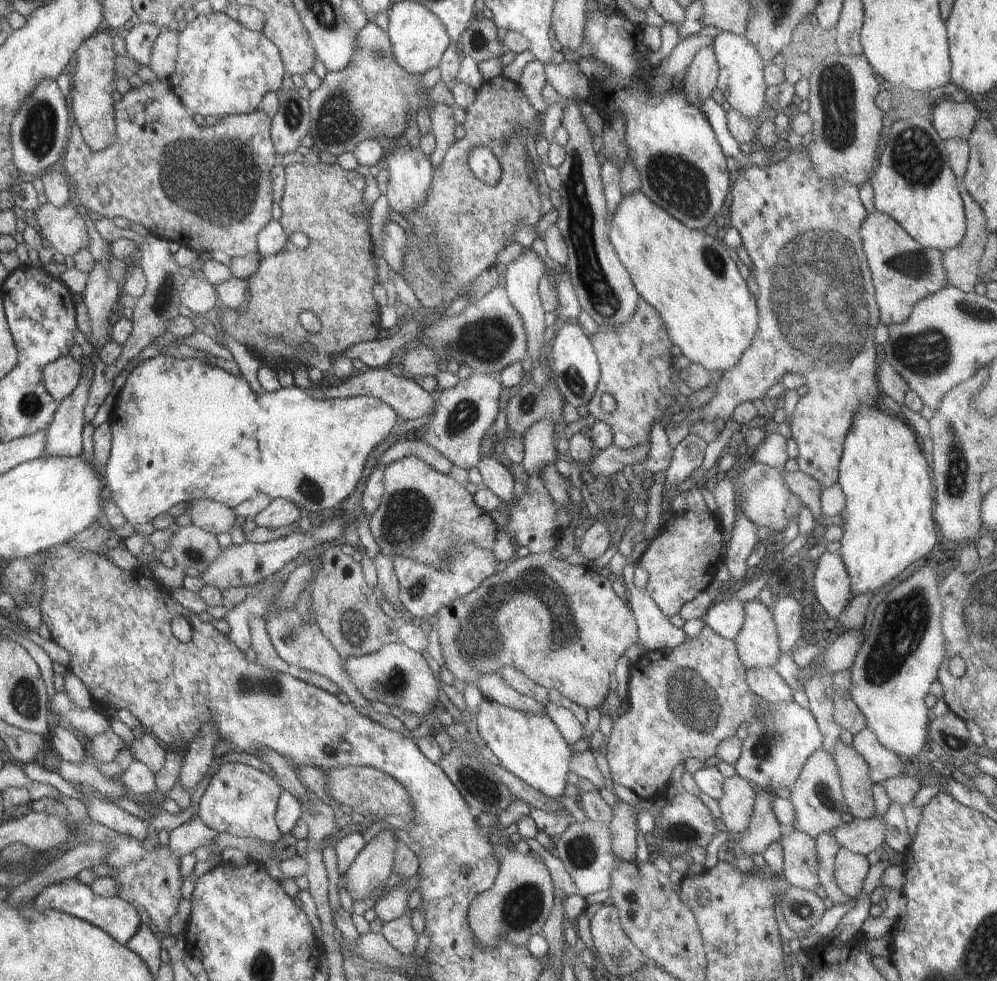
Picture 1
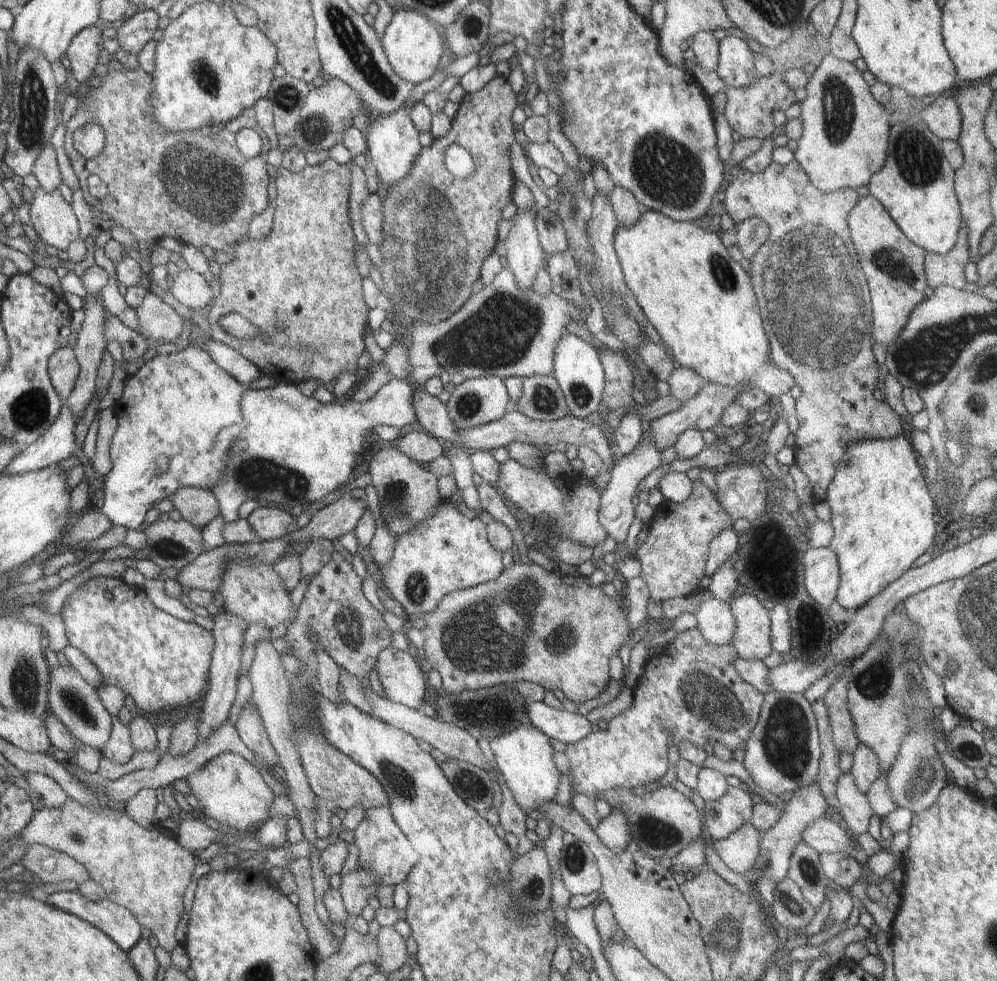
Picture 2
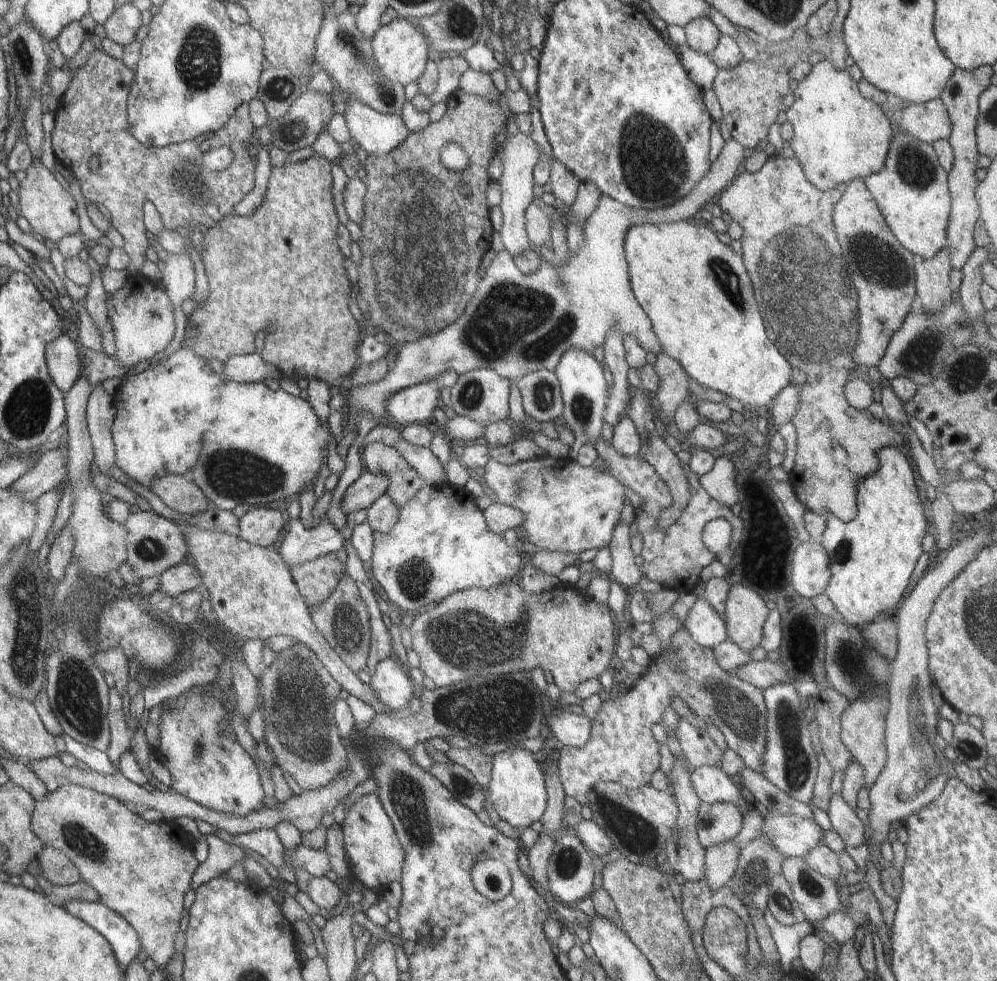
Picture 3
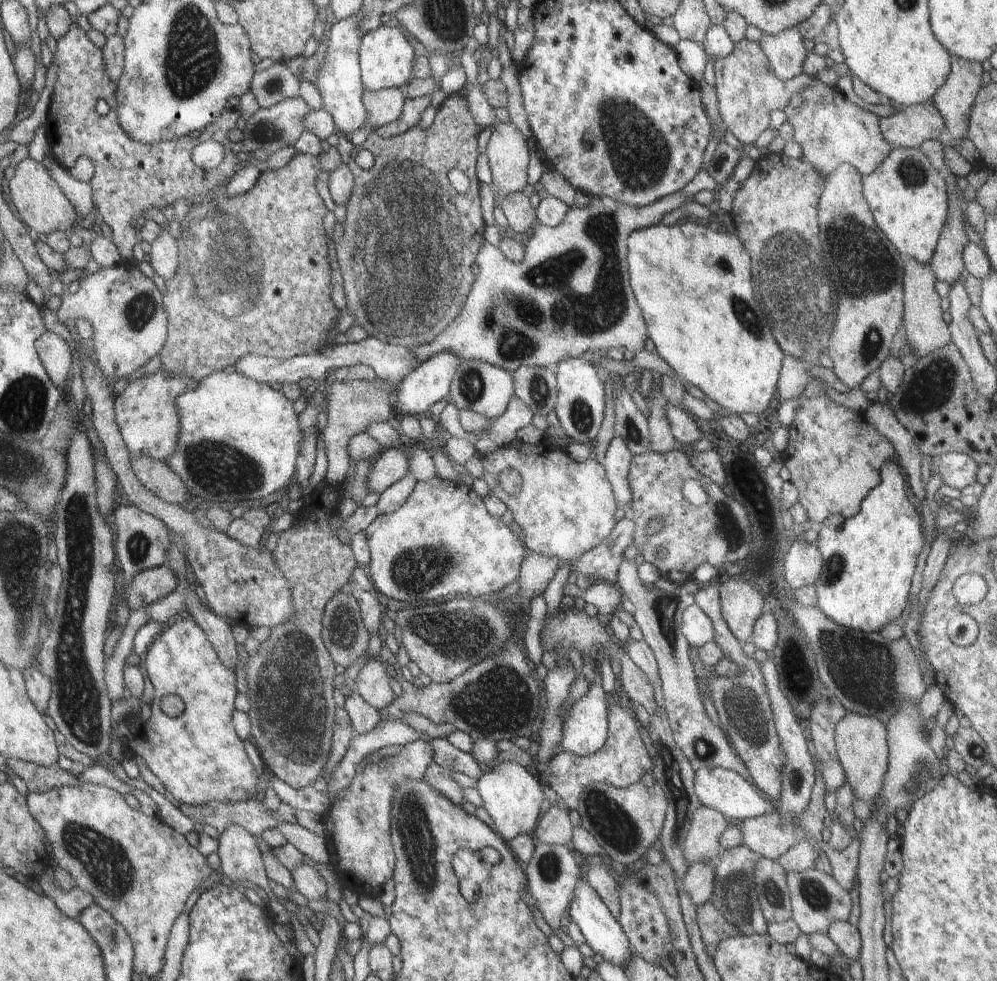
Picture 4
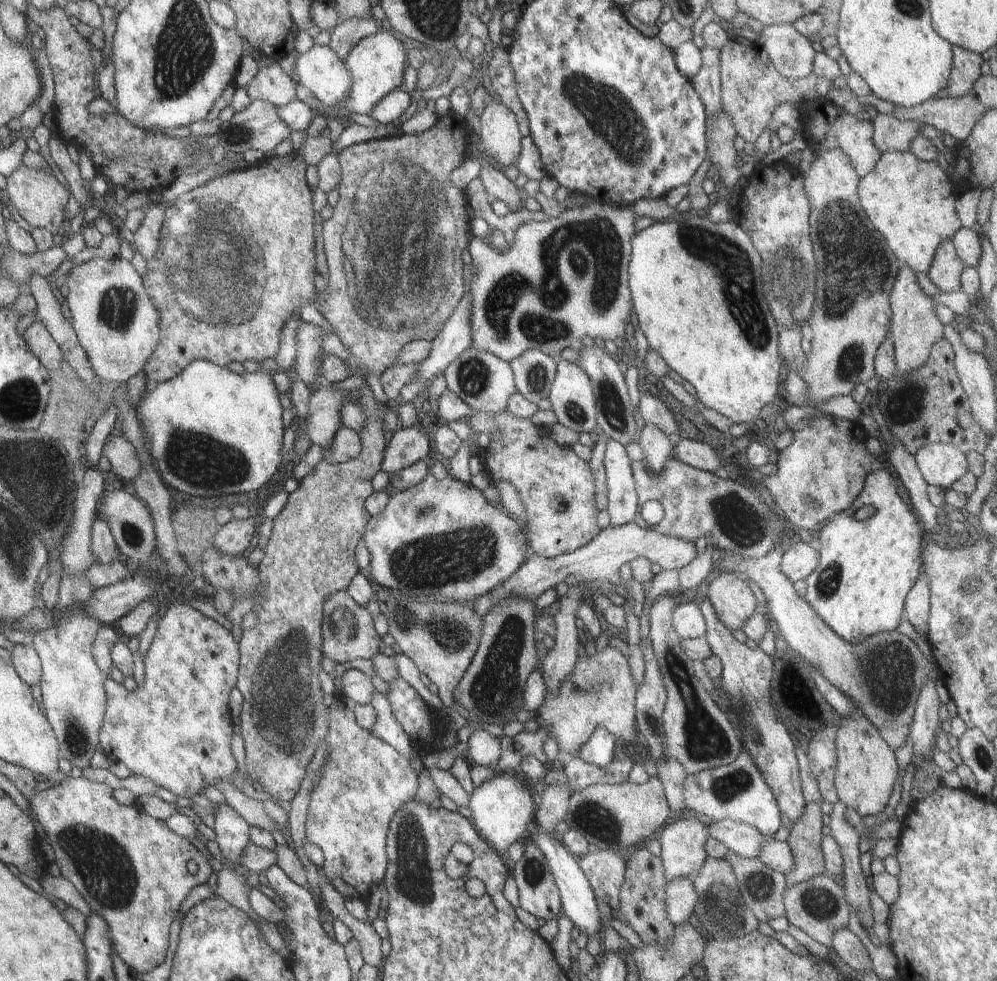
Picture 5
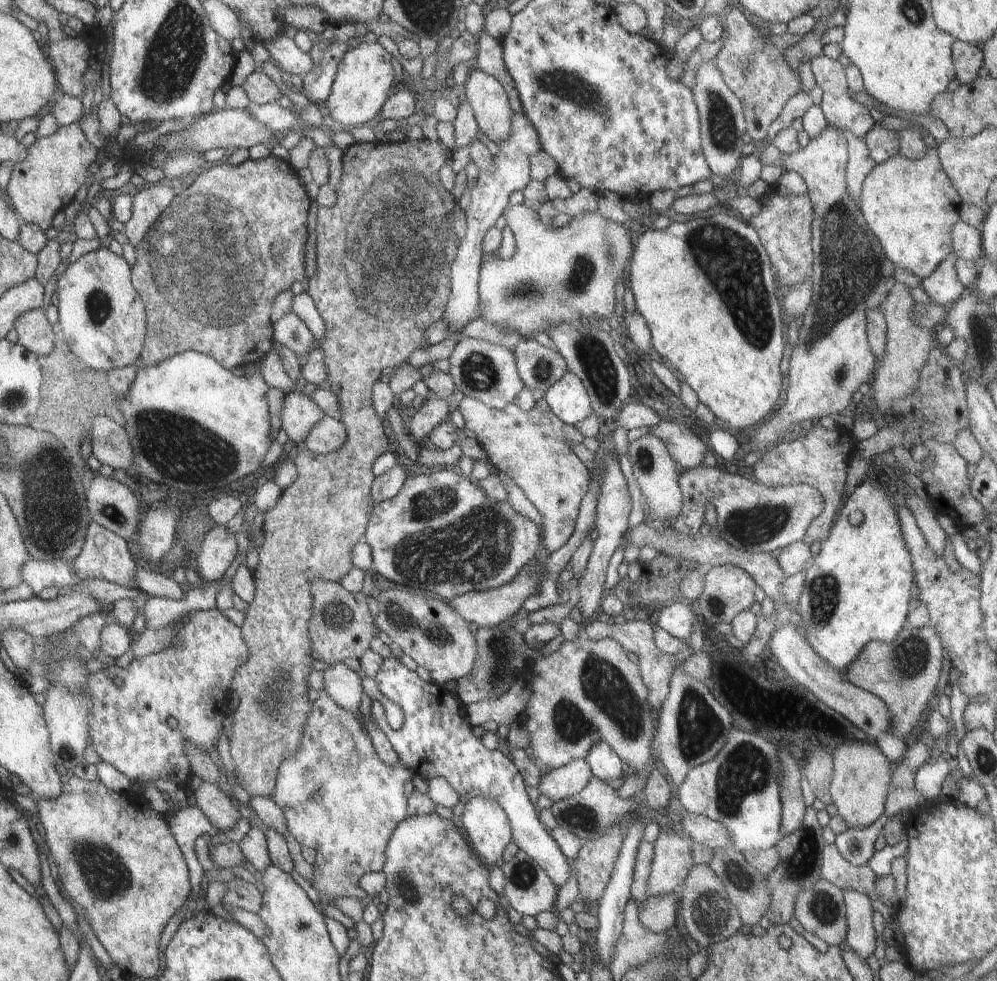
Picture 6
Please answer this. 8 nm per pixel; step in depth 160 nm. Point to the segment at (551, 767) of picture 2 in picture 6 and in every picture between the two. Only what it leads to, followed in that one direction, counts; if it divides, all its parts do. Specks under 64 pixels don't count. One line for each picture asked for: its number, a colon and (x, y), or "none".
3: (517, 788)
4: (511, 795)
5: (503, 810)
6: (487, 827)

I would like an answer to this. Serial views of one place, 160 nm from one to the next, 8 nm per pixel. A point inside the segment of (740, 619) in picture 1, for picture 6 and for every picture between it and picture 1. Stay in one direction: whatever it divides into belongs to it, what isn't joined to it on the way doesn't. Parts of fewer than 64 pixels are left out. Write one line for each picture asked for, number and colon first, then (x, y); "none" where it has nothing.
2: (715, 621)
3: (703, 623)
4: (698, 629)
5: (688, 622)
6: (676, 619)

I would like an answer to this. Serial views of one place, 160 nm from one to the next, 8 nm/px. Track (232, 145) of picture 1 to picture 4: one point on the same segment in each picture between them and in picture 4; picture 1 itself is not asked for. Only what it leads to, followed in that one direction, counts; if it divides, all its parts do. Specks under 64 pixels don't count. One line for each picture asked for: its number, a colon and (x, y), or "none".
2: (160, 183)
3: (91, 121)
4: (130, 177)

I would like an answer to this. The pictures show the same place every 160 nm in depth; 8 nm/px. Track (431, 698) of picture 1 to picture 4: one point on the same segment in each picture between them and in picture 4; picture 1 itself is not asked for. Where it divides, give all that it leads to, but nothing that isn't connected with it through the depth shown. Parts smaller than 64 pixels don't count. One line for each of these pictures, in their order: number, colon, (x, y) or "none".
2: (398, 672)
3: (391, 682)
4: (373, 683)

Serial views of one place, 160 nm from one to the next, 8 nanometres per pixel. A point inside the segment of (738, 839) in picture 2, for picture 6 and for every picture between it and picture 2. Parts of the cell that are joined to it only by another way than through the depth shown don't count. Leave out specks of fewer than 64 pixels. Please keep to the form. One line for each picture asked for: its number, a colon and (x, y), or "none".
3: (721, 860)
4: (699, 881)
5: (681, 896)
6: (659, 915)

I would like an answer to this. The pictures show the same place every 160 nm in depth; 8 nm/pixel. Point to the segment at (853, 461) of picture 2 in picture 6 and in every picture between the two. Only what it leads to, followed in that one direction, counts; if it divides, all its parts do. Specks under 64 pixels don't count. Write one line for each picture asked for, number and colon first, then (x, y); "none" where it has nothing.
3: (871, 557)
4: (868, 560)
5: (866, 568)
6: (858, 589)

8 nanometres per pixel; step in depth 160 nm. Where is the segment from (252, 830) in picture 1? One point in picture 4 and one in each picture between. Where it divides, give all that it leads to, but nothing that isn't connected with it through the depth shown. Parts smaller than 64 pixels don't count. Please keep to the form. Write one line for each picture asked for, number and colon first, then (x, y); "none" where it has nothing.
2: (229, 789)
3: (206, 763)
4: (198, 757)

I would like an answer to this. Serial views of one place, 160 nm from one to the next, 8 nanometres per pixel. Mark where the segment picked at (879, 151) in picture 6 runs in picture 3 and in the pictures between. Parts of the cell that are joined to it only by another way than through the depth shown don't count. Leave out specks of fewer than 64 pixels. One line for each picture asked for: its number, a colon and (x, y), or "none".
3: (929, 121)
4: (909, 128)
5: (889, 133)

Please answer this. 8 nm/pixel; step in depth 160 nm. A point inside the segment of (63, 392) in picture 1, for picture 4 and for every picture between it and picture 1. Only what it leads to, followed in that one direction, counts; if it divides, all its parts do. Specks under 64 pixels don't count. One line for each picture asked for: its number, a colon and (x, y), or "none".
2: (63, 368)
3: (64, 365)
4: (53, 350)

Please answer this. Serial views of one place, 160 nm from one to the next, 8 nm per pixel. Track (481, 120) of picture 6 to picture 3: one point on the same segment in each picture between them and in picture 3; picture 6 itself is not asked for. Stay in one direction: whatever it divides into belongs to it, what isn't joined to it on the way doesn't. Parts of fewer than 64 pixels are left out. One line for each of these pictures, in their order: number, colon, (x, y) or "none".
3: (521, 154)
4: (508, 153)
5: (501, 138)

